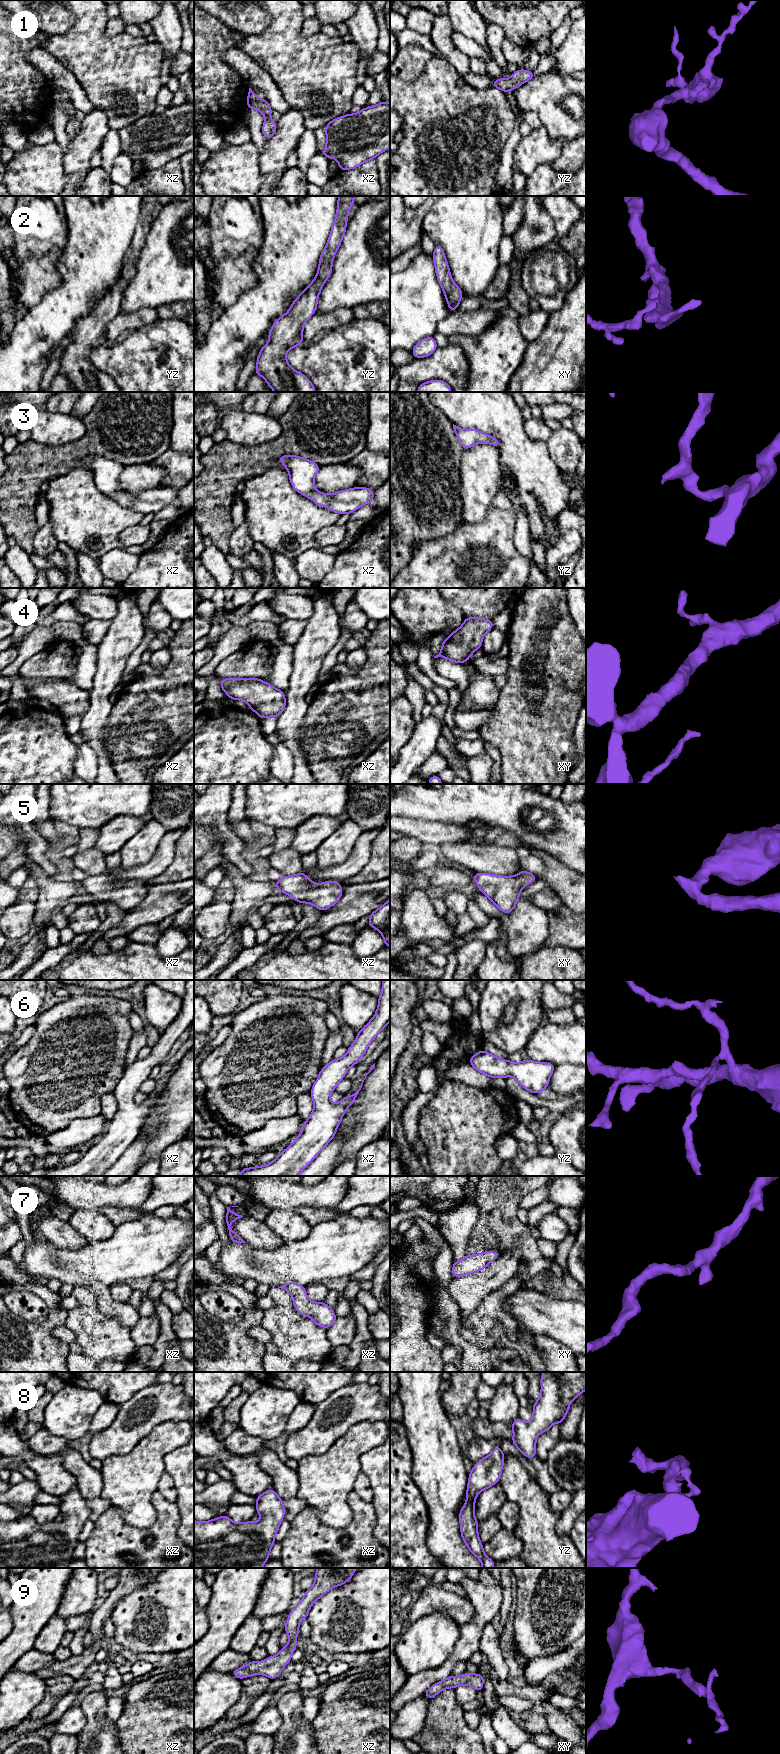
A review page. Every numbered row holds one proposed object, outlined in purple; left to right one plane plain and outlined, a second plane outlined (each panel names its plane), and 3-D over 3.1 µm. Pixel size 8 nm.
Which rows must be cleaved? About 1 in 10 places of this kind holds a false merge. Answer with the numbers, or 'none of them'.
none of them

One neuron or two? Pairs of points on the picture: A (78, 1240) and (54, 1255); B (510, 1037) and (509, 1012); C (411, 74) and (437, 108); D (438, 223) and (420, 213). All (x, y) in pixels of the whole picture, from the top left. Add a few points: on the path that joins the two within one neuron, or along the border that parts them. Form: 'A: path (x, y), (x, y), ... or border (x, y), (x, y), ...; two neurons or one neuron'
A: border (89, 1242), (77, 1249), (56, 1247), (50, 1243); two neurons
B: border (516, 1001), (512, 1001), (505, 1008), (500, 1024); two neurons
C: border (428, 59), (414, 80), (400, 77); two neurons
D: border (431, 206), (423, 219), (422, 228); two neurons

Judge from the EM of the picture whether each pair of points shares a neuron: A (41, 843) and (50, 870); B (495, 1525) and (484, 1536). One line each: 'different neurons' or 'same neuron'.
A: same neuron
B: same neuron

